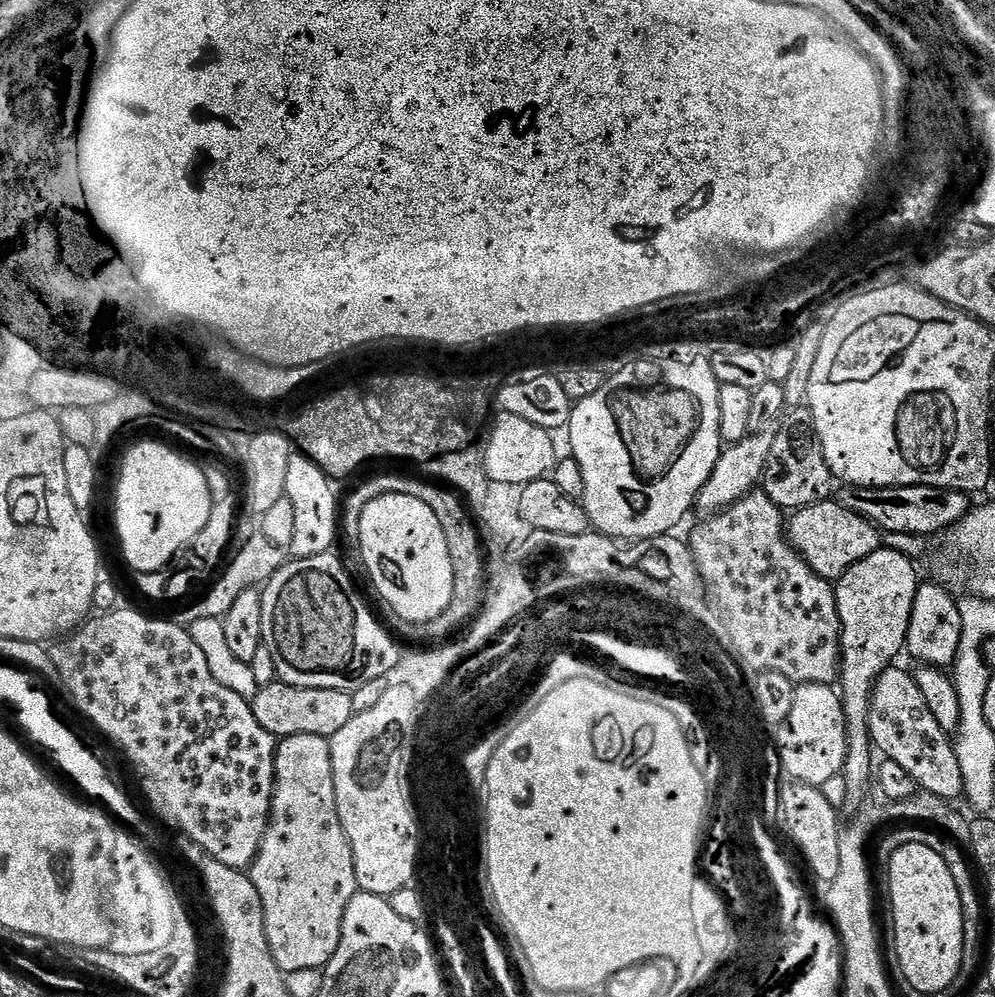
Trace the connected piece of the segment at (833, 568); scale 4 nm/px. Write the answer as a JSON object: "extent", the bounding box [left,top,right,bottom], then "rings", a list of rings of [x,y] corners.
{"extent":[786,498,882,582],"rings":[[[832,498],[793,511],[787,521],[786,531],[802,559],[822,578],[833,582],[846,574],[850,566],[862,562],[862,558],[882,547],[882,532],[879,528]]]}

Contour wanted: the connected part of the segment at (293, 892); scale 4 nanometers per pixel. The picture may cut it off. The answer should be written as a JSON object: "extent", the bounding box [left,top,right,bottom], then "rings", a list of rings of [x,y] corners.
{"extent":[250,736,356,972],"rings":[[[285,736],[276,745],[272,821],[250,875],[262,898],[266,938],[281,972],[323,969],[340,945],[346,906],[356,897],[354,854],[342,830],[334,798],[329,737]]]}

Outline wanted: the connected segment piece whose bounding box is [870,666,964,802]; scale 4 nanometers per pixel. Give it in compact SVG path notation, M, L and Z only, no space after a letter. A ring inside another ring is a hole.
M893 666L878 678L872 691L870 734L879 755L898 762L898 766L914 778L917 789L938 794L938 798L949 802L959 801L964 796L962 766L958 766L956 745L949 733L938 726L934 714L930 714L930 706L926 706L926 698L922 698L922 690L918 690L911 671L903 672L900 666Z

